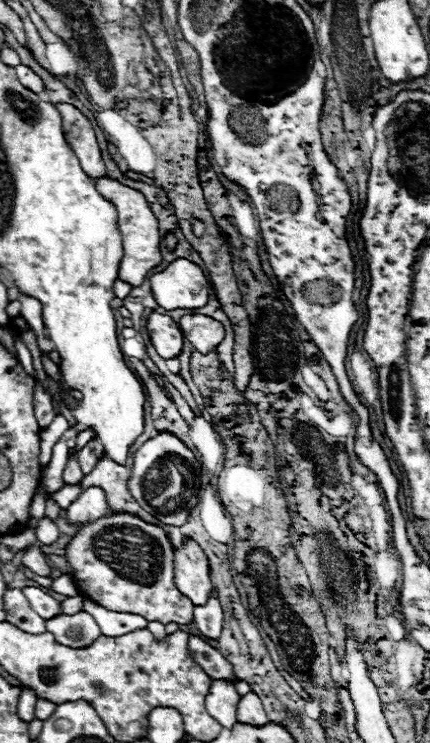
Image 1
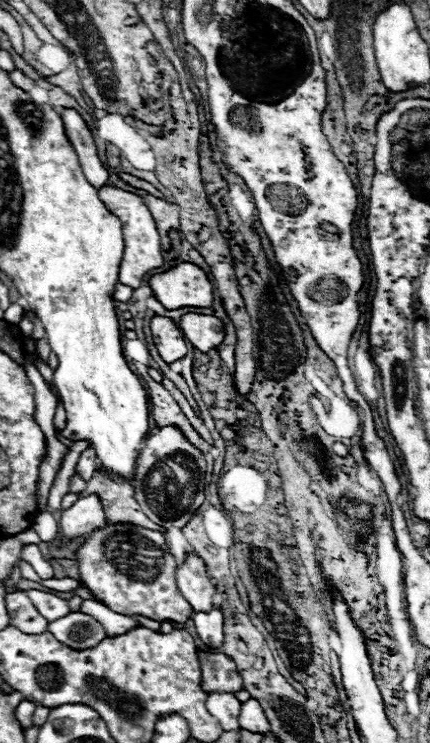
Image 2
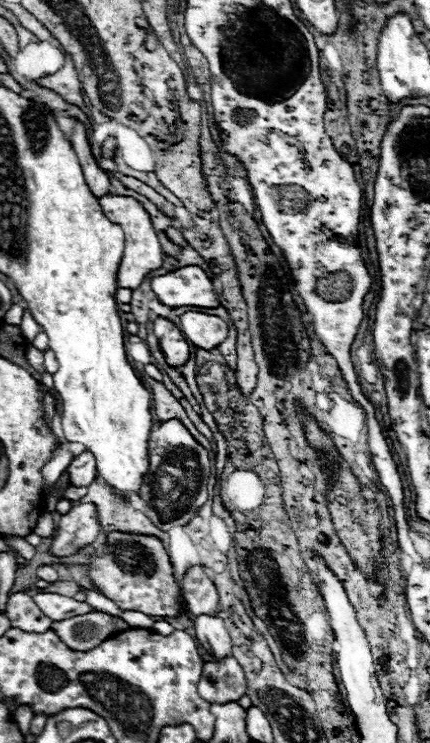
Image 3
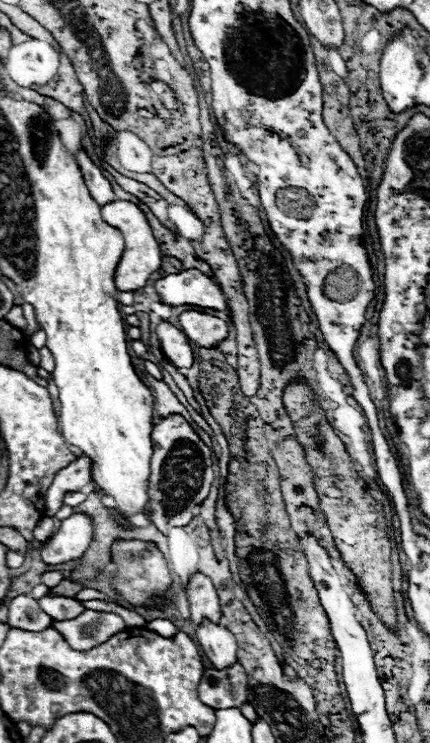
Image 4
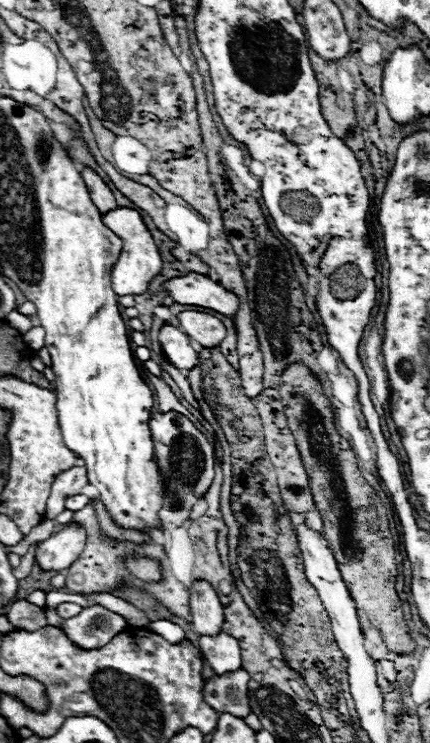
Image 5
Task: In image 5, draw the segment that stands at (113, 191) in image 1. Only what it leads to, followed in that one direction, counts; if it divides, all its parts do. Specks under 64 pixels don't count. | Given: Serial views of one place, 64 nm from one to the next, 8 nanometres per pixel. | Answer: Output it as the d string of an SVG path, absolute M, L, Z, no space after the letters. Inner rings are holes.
M116 208L114 212L108 212L104 216L104 224L118 236L122 238L122 252L116 260L116 264L110 270L110 282L112 290L116 296L126 296L126 294L144 294L148 290L150 280L162 272L162 258L158 252L158 246L154 244L148 228L142 222L142 216L138 210L128 210L128 208Z

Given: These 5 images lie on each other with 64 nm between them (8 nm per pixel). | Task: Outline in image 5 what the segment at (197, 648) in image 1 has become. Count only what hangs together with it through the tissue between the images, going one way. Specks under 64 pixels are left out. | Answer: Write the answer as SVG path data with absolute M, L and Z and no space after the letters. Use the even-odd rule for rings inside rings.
M238 670L230 672L226 676L214 676L204 684L204 700L220 714L228 712L236 718L246 718L250 714L250 704L248 704L248 672Z

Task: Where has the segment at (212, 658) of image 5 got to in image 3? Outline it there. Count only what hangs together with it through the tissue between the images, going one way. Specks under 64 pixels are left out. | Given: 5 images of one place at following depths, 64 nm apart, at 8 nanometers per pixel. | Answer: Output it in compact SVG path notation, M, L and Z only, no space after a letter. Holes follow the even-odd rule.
M202 614L194 618L194 626L196 626L196 638L208 654L212 654L216 660L232 656L232 640L220 616Z

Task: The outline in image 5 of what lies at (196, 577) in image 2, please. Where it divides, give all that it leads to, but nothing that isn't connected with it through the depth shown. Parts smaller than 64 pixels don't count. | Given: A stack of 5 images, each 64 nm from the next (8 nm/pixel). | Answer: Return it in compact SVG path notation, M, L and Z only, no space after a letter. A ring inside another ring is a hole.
M198 580L190 586L190 612L192 612L192 626L198 636L218 636L224 628L224 606L216 590Z

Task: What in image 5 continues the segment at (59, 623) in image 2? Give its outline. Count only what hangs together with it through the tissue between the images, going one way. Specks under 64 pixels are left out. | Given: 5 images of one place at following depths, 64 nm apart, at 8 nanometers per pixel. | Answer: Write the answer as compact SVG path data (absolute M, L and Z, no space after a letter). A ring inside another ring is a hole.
M96 604L96 606L84 608L78 616L64 620L60 628L80 648L90 650L90 648L100 648L102 644L108 644L118 632L124 632L128 624L120 614L110 612L104 606Z

